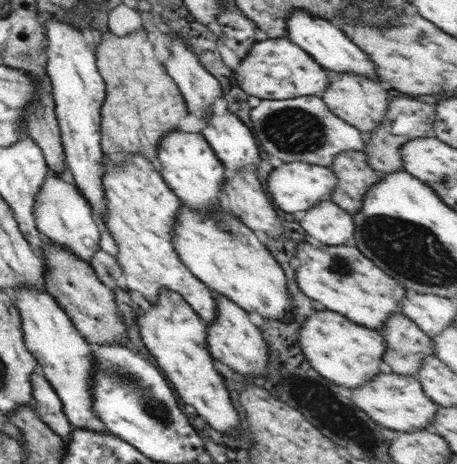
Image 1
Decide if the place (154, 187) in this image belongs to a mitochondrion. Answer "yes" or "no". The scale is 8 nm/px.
no

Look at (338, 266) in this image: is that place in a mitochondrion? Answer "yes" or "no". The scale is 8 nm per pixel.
yes

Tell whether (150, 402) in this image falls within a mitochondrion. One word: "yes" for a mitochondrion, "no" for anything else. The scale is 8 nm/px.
yes

